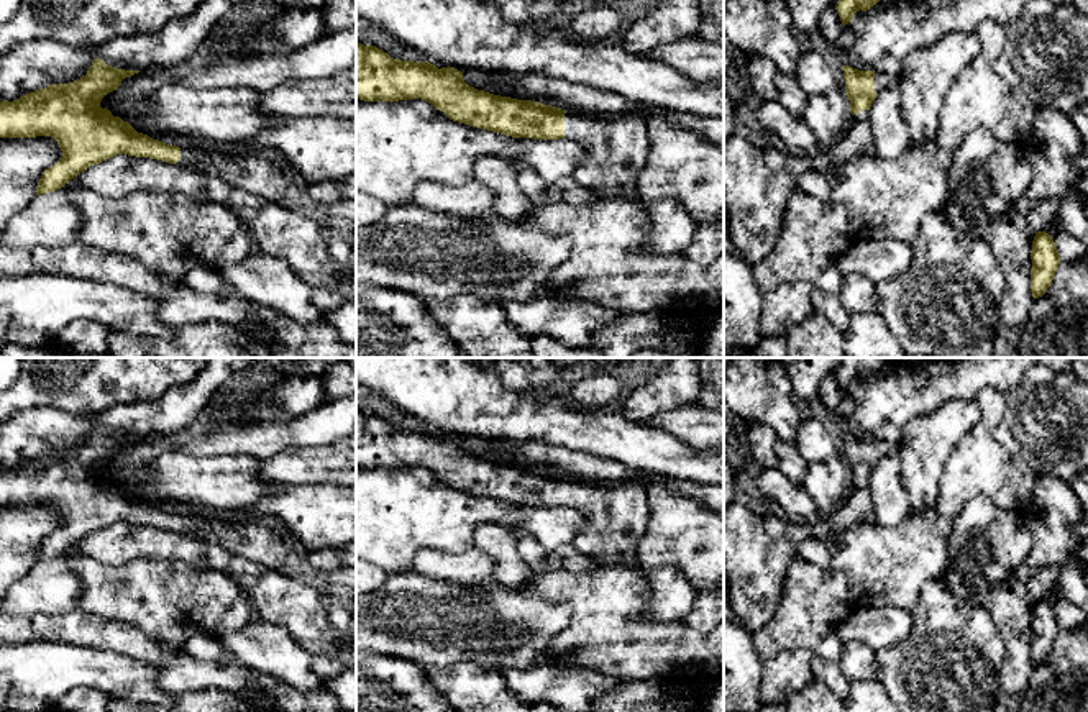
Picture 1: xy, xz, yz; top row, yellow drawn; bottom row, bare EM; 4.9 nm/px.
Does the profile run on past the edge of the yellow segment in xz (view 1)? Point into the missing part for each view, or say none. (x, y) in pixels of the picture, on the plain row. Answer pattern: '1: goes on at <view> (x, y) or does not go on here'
1: goes on at xz (616, 515)

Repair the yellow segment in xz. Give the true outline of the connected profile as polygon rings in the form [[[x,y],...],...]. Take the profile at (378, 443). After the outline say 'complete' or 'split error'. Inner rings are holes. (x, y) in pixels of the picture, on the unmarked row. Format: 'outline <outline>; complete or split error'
outline [[[356,410],[356,466],[422,466],[450,487],[512,505],[568,505],[586,517],[574,546],[602,566],[638,566],[637,548],[648,522],[643,482],[591,484],[532,468],[494,463],[468,453],[463,440],[391,425]]]; split error

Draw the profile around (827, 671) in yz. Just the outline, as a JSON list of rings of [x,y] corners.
[[[816,656],[812,660],[812,673],[842,701],[848,696],[850,679],[842,673],[839,663]]]

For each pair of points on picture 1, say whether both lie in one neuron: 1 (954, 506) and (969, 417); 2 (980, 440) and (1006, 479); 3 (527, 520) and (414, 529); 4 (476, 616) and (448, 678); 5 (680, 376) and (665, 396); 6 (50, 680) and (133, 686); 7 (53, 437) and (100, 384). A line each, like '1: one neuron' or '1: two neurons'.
1: two neurons
2: one neuron
3: one neuron
4: two neurons
5: one neuron
6: one neuron
7: two neurons

